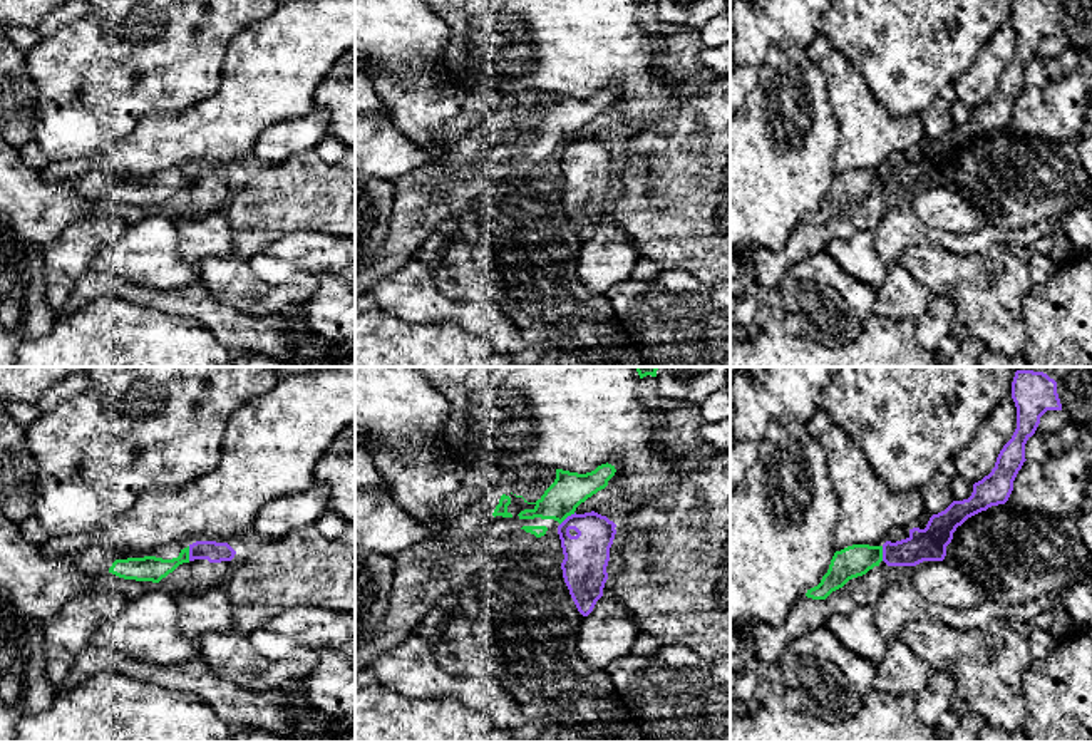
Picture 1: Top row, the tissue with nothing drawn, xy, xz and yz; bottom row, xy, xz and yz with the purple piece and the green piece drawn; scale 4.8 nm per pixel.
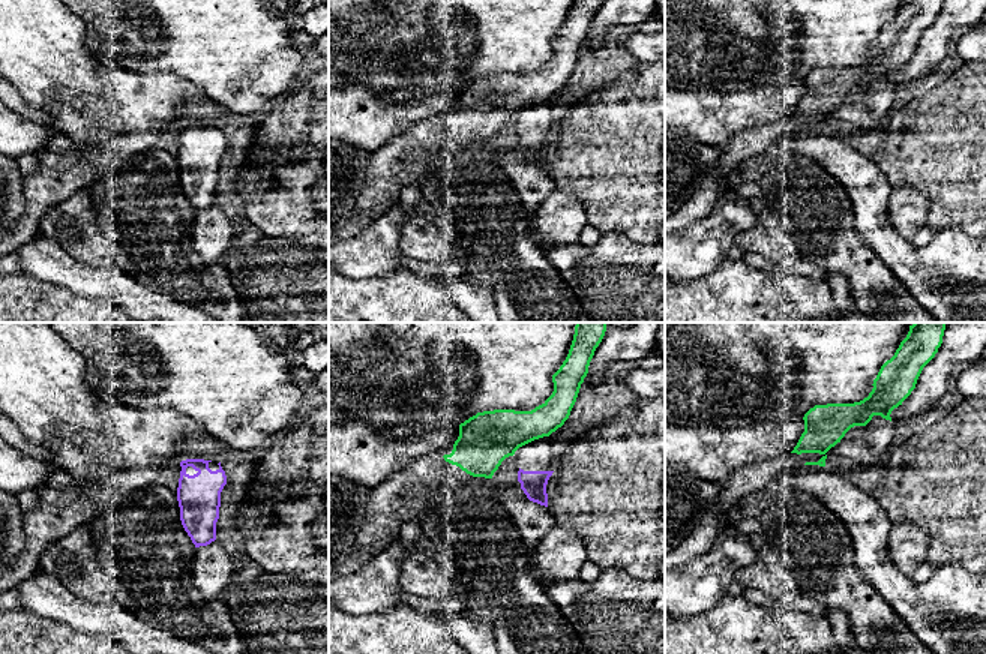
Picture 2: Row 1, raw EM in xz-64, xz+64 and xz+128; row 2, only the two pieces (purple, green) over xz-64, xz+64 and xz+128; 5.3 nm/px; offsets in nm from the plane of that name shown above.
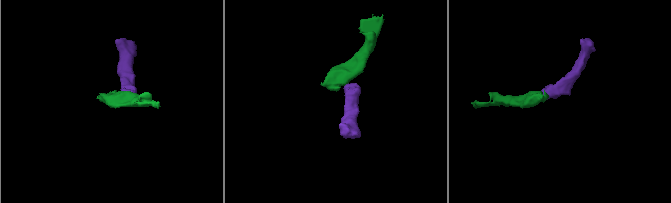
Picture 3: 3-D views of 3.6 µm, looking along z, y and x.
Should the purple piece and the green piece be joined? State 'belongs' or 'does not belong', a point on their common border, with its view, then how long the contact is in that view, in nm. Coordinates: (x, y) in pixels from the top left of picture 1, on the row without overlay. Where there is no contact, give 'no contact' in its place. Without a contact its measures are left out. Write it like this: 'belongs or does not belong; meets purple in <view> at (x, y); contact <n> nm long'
does not belong; meets purple in xz at (566, 143); contact 100 nm long

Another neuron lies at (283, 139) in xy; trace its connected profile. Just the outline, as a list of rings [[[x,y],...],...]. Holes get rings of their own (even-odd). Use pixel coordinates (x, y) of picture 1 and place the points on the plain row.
[[[320,109],[278,121],[258,136],[253,154],[263,162],[280,164],[296,154],[312,151],[328,134],[328,121],[330,114]]]

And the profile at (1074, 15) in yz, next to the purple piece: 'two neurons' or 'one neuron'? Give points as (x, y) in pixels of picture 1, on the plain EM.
one neuron

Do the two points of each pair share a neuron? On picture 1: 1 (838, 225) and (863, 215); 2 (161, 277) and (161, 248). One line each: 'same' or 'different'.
1: same
2: same

